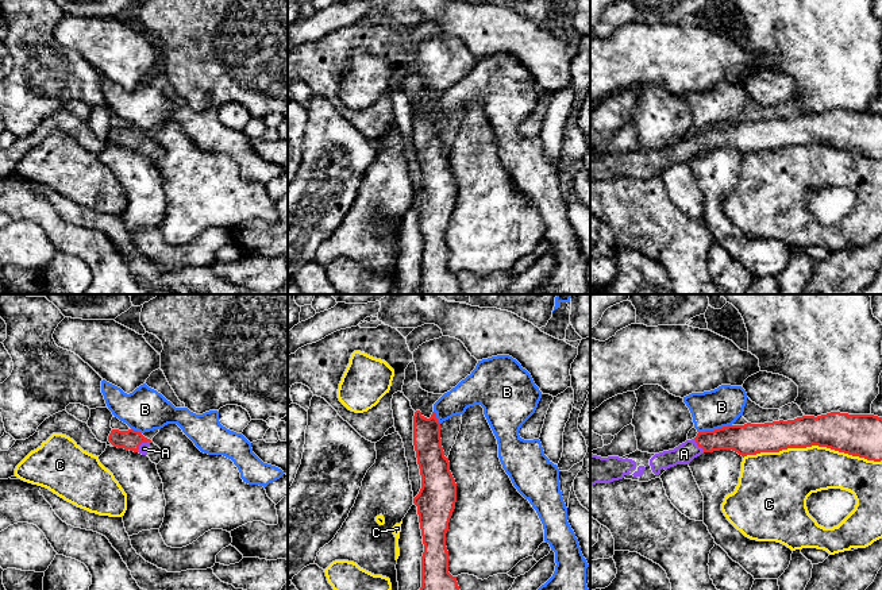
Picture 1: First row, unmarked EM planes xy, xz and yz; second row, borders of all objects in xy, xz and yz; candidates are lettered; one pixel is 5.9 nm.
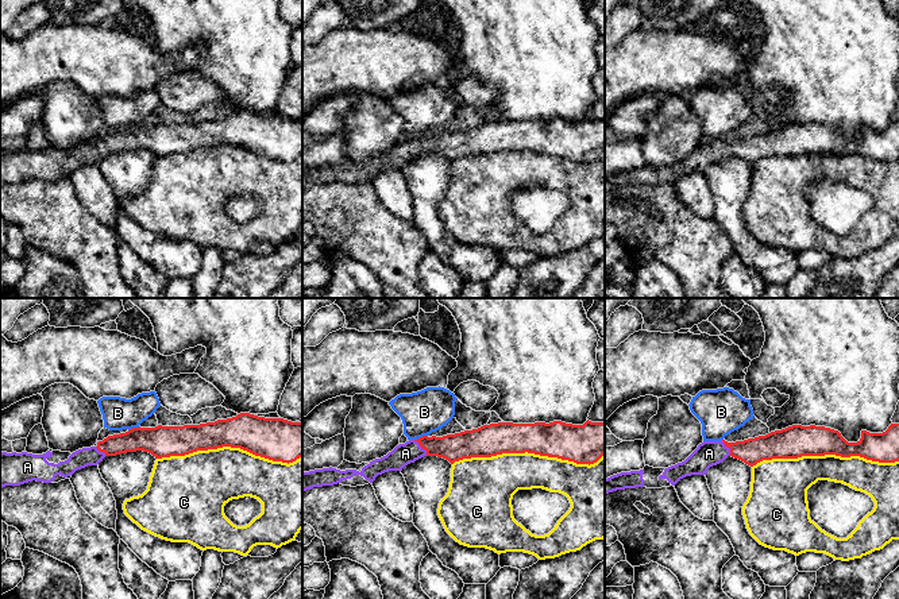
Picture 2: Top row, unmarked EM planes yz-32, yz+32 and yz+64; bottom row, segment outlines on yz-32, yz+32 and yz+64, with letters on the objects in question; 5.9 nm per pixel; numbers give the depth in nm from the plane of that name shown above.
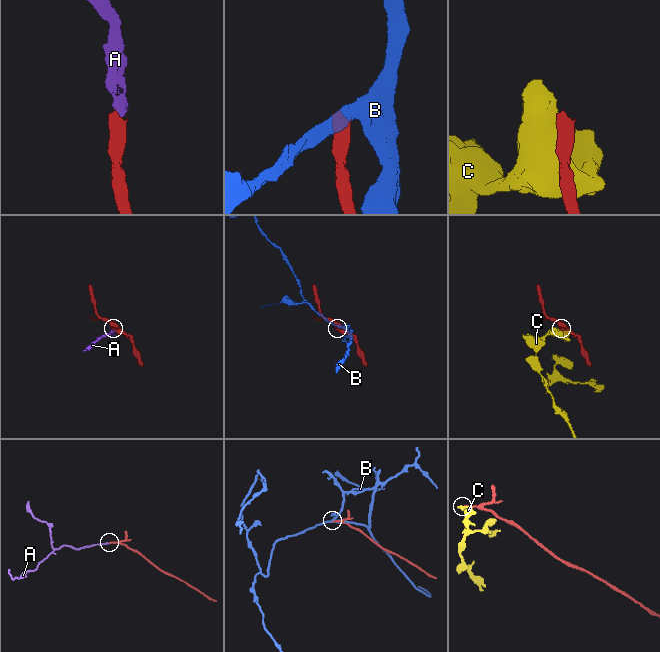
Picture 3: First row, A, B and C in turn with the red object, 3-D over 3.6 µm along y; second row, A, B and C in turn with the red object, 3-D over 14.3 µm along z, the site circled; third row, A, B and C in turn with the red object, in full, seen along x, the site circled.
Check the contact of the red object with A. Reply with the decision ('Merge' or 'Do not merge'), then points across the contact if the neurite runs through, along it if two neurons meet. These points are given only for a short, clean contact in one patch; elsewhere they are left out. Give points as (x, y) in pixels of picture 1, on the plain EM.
Merge. Path across: xy (130, 137), (142, 139), (143, 146)

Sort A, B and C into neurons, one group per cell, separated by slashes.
A / B / C

